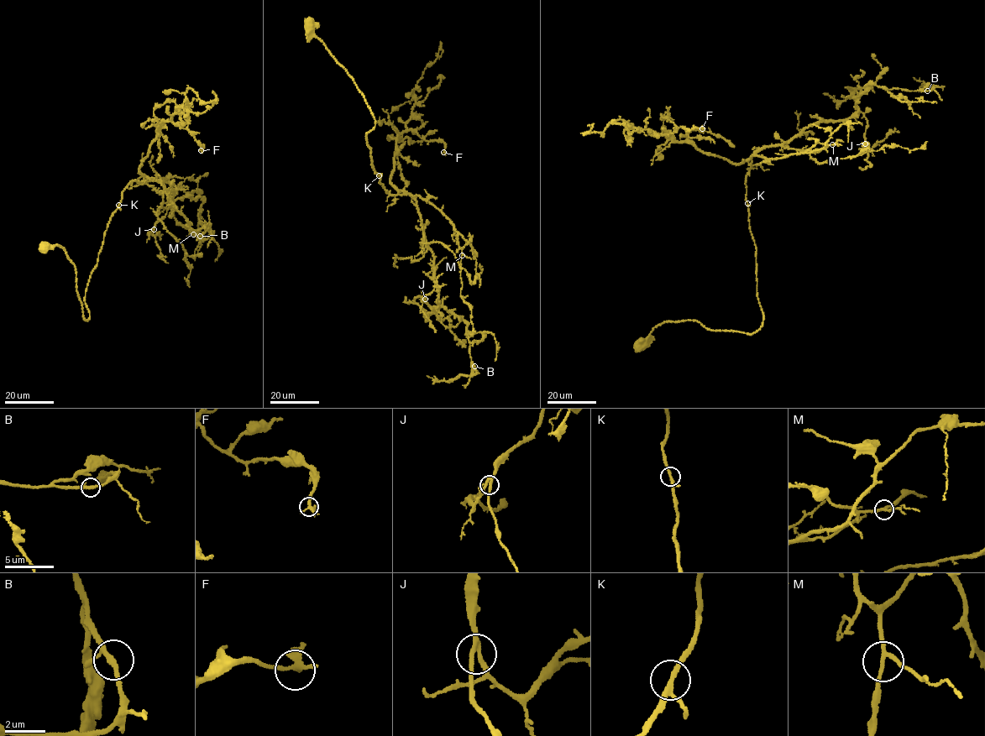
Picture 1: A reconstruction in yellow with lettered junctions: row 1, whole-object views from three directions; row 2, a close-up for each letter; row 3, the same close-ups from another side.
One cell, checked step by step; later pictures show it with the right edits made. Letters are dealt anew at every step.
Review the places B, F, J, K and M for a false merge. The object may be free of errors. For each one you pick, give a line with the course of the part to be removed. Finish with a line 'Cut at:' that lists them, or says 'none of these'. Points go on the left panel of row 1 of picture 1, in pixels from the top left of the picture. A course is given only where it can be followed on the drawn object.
Cut at: none of these

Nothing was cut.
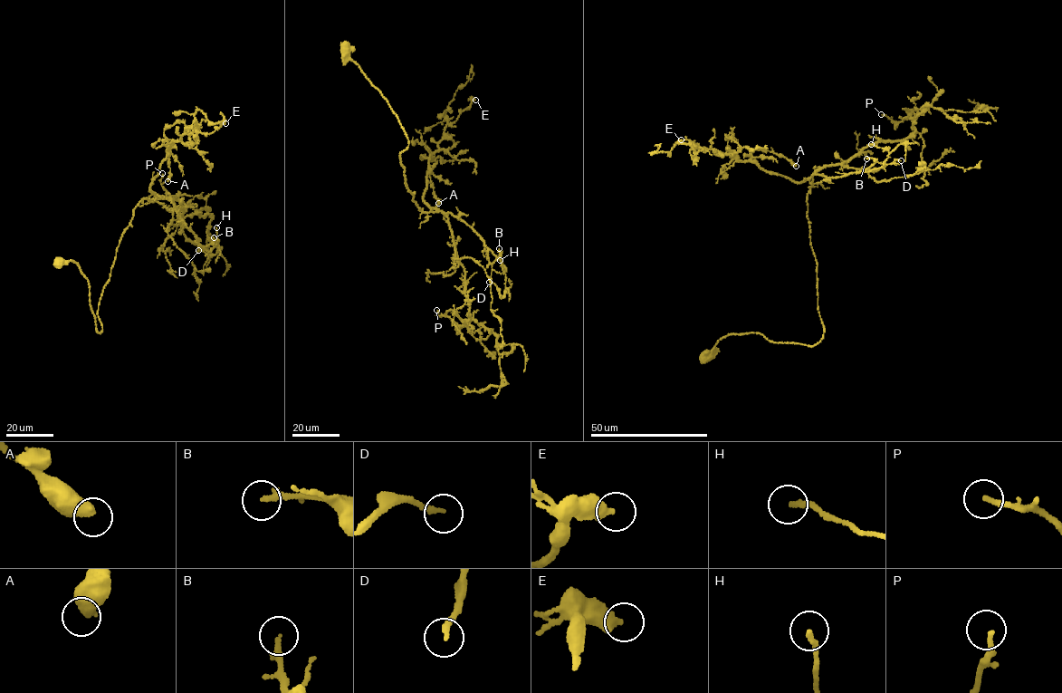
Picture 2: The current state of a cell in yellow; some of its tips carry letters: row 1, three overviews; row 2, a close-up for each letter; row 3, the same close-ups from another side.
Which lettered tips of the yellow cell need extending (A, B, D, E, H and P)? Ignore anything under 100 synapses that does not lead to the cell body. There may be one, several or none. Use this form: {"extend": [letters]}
{"extend": []}

